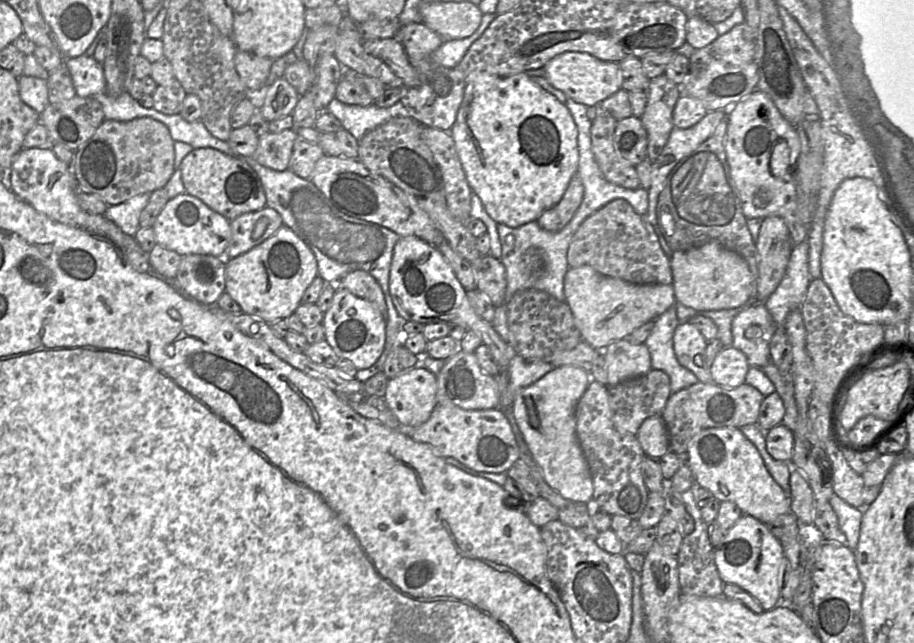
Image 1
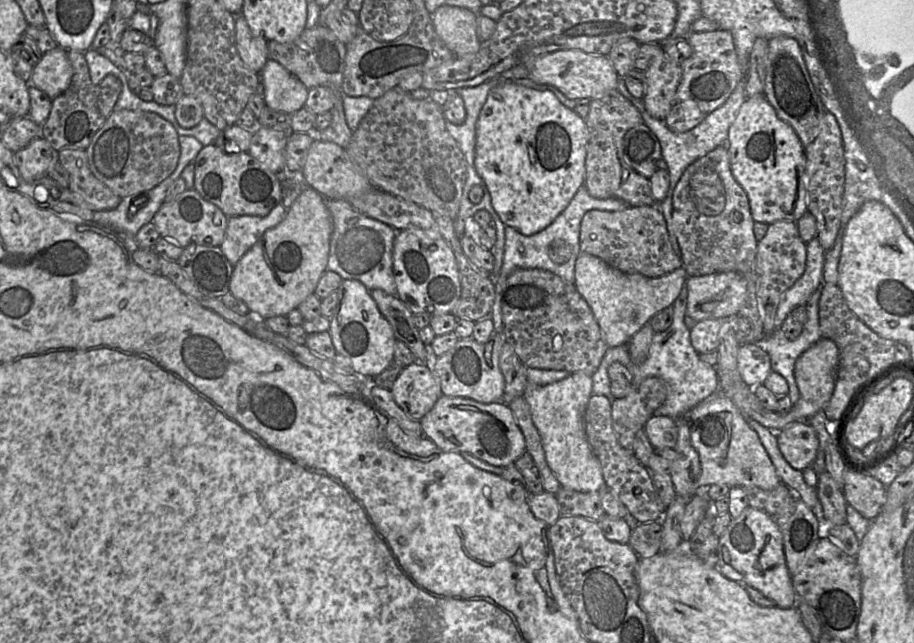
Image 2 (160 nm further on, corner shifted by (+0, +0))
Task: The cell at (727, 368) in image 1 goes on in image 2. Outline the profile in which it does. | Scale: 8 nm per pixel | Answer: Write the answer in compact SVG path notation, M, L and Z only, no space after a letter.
M743 344L738 352L738 370L750 388L763 385L772 372L769 354L759 344Z

